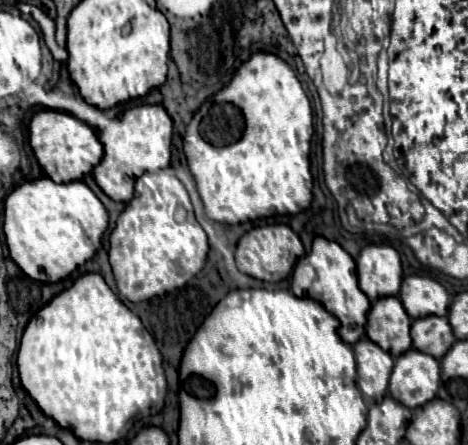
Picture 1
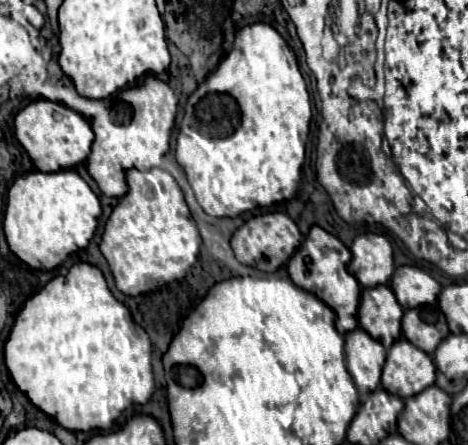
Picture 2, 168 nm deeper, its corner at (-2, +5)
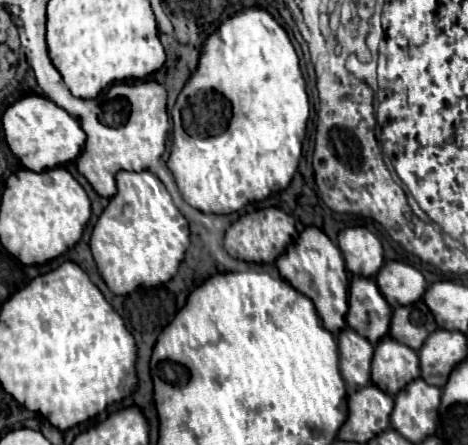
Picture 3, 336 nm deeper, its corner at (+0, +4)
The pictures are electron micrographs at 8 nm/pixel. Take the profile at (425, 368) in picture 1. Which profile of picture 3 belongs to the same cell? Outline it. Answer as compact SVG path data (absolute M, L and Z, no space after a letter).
M385 336L377 348L371 364L371 380L387 394L395 396L411 380L419 378L419 356L409 346Z

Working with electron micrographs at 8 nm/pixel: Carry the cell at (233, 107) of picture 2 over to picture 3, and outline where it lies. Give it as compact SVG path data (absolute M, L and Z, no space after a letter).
M249 8L249 10L243 10L235 16L231 16L229 20L225 20L217 28L217 32L213 32L205 40L203 54L199 58L199 66L193 72L193 76L187 80L185 88L181 90L171 114L173 114L175 130L173 130L173 148L171 148L171 156L169 156L167 166L173 172L179 192L187 204L201 210L203 214L231 214L231 212L245 208L251 202L261 202L273 194L283 192L289 186L289 182L297 170L297 164L301 158L301 140L305 136L307 120L309 120L309 100L307 100L307 92L305 92L305 80L301 76L299 58L295 54L295 48L287 36L287 32L275 22L275 18L269 12L265 12L261 8Z

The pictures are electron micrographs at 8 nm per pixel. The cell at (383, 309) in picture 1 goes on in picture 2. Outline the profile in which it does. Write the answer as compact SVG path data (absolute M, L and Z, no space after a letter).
M387 285L363 289L357 311L359 327L365 329L375 341L381 341L385 349L389 349L389 345L401 337L401 317L403 309L397 305L397 299Z

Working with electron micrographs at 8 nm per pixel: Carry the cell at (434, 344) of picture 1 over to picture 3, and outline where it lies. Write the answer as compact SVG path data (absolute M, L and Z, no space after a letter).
M423 300L411 306L399 306L393 310L389 334L397 342L403 342L413 350L419 350L423 342L429 338L429 334L435 330L437 330L437 322L431 310L427 310L427 304Z

